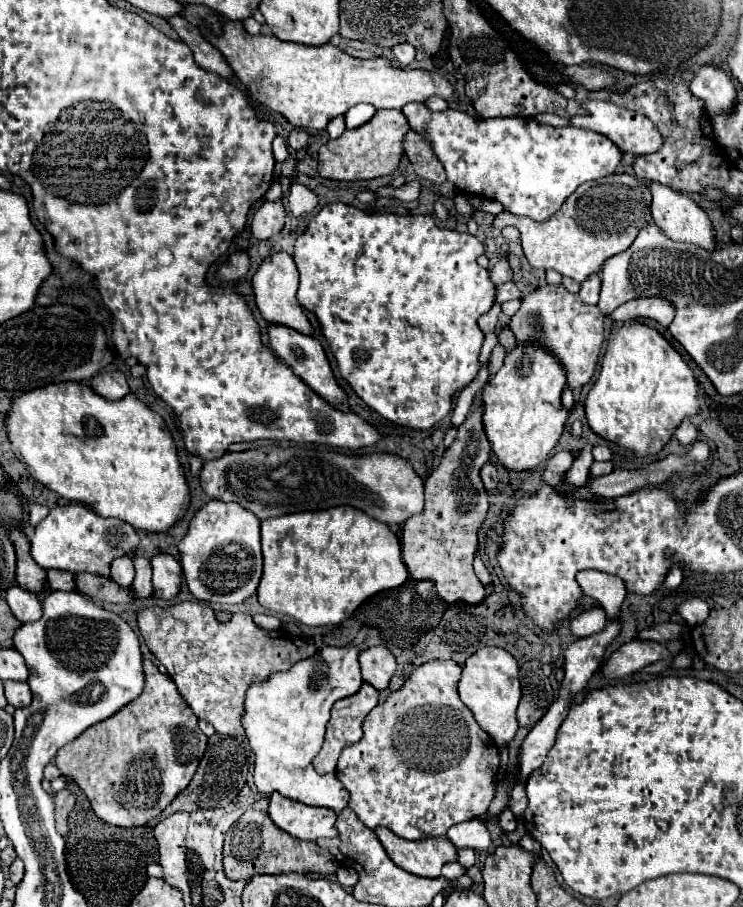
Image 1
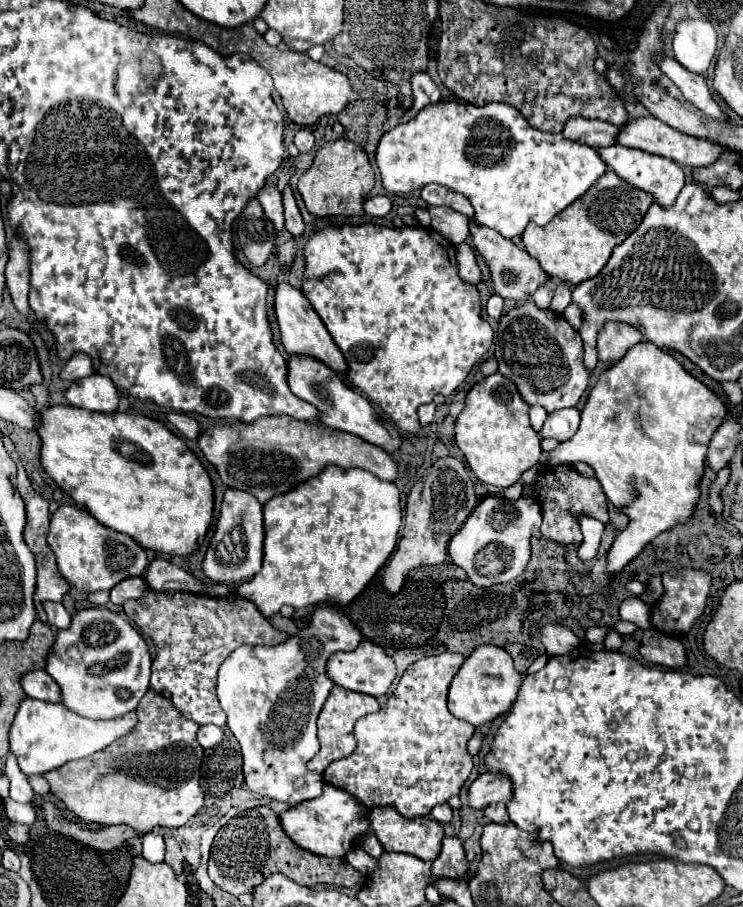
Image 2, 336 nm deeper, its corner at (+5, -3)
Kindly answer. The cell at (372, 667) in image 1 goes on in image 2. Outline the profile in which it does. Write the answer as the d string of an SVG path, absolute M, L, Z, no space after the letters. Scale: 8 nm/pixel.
M363 640L359 644L359 648L353 652L335 652L327 660L327 676L331 676L331 680L341 688L371 694L377 698L389 690L389 686L395 678L395 662L391 656L387 656L383 652L383 648L371 644L369 640Z

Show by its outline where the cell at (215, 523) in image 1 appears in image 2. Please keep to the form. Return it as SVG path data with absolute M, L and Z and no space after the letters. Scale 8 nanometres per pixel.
M227 490L223 496L221 512L215 524L215 534L209 542L209 548L205 552L203 560L203 574L213 582L213 584L241 584L251 580L259 570L261 570L261 560L263 560L263 506L257 504L255 496L247 496L247 492L235 492Z

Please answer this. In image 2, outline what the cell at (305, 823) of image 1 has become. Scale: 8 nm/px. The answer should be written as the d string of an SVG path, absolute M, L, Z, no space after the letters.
M325 784L323 786L323 794L319 798L301 802L289 810L285 810L283 814L279 814L281 826L287 832L287 836L301 848L317 854L317 856L331 856L331 858L341 858L343 852L347 852L349 848L353 848L353 840L369 830L369 820L361 818L363 814L367 814L367 810L359 804L359 800L355 800L351 794L341 792L335 786Z

